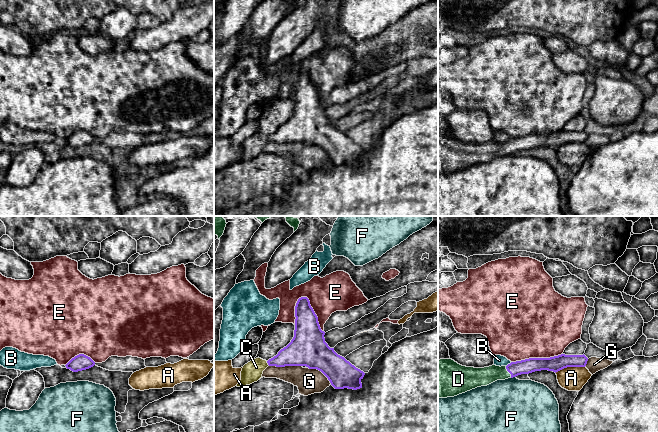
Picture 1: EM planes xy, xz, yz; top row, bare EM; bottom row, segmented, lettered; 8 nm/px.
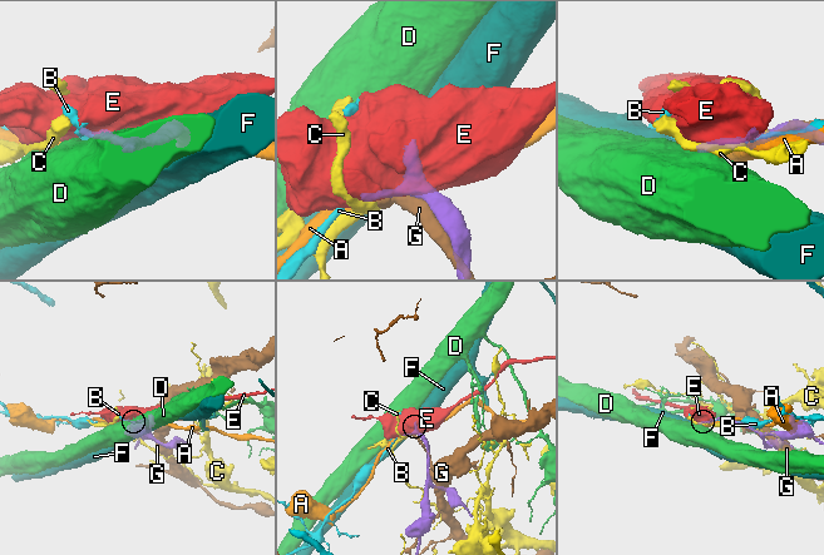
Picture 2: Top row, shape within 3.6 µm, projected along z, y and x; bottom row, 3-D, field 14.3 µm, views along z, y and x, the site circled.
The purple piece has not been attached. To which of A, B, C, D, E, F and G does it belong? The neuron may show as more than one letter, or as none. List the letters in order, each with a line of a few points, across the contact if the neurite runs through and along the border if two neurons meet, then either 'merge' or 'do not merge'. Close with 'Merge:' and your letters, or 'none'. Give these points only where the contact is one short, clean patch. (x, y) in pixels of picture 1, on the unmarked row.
A: do not merge
B: do not merge
C: do not merge
D: line yz (530, 141), (508, 147), (478, 153); merge
E: do not merge
F: line yz (515, 152), (511, 154); do not merge
G: do not merge
Merge: D

